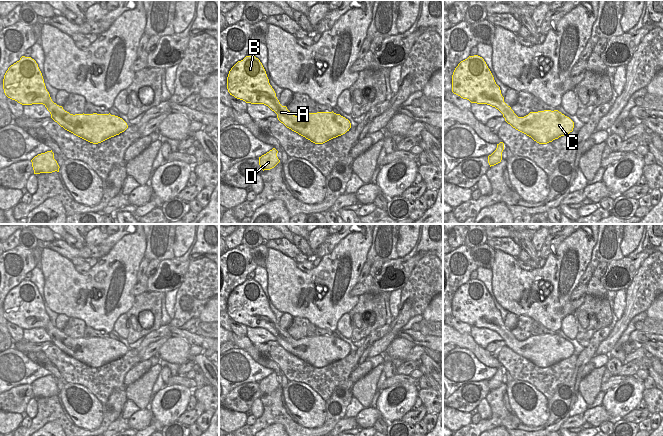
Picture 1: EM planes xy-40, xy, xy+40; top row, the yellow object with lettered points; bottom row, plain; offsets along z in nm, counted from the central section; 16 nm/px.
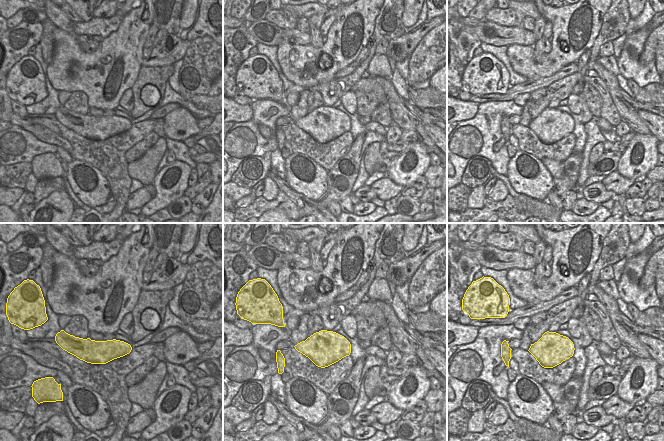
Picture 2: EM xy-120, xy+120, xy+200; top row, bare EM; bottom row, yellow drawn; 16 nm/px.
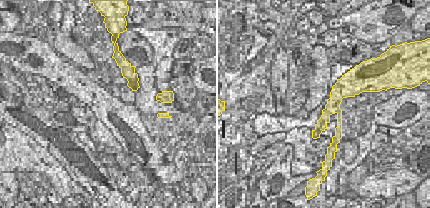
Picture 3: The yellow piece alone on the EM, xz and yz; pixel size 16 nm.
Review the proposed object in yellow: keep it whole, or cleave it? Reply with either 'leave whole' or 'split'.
leave whole

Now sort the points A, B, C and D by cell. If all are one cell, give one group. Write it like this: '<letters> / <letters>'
A B C D

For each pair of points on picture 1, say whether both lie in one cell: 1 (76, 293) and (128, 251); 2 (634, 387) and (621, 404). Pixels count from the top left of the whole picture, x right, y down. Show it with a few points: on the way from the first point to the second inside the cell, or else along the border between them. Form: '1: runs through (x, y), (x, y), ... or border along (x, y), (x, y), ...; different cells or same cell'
1: runs through (89, 290), (115, 264); same cell
2: runs through (633, 392), (626, 401); same cell

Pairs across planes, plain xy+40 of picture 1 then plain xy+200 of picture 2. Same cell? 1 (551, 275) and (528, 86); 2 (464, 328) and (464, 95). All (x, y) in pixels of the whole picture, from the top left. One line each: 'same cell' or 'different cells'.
1: different cells
2: same cell

